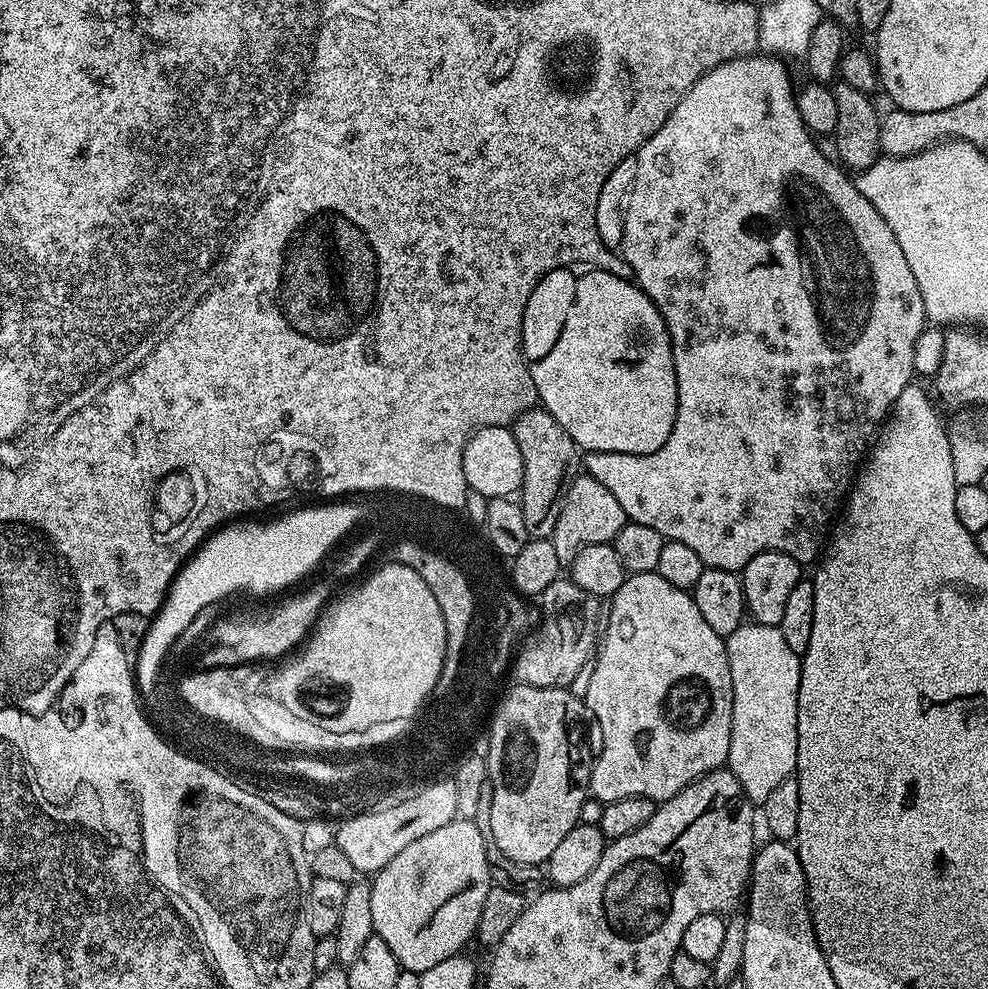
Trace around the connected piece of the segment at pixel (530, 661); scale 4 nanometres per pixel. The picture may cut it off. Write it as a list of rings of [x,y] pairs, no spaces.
[[[561,578],[546,586],[538,604],[538,623],[531,635],[519,645],[510,665],[511,675],[516,675],[514,680],[517,684],[568,688],[597,647],[598,629],[602,624],[601,601],[594,594],[583,592],[570,578]]]

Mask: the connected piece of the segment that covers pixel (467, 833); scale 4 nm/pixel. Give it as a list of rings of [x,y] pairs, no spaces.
[[[457,818],[446,822],[439,830],[410,842],[395,858],[390,858],[380,872],[371,877],[370,914],[374,918],[372,931],[394,950],[394,958],[406,972],[425,972],[446,958],[461,955],[468,940],[476,935],[478,918],[486,902],[486,894],[493,888],[492,868],[486,858],[489,841],[482,838],[475,819]]]

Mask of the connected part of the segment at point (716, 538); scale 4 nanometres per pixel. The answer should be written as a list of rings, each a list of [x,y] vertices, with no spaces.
[[[753,54],[737,60],[728,60],[725,64],[719,64],[716,68],[704,73],[702,78],[698,78],[698,82],[694,82],[690,86],[690,90],[686,90],[682,102],[678,102],[678,106],[674,106],[670,118],[666,118],[666,122],[662,122],[662,130],[658,130],[658,134],[651,136],[639,150],[626,157],[612,171],[610,178],[606,178],[606,182],[602,186],[602,194],[598,198],[598,213],[601,217],[618,211],[620,204],[624,204],[624,230],[619,251],[630,266],[632,280],[652,299],[654,306],[662,314],[662,318],[668,327],[672,353],[674,354],[674,374],[678,382],[678,410],[674,418],[674,430],[667,442],[658,450],[654,450],[650,454],[634,454],[633,456],[618,454],[617,452],[589,452],[582,460],[583,471],[592,476],[594,482],[602,482],[602,486],[606,486],[606,490],[610,490],[610,494],[614,494],[618,506],[622,506],[622,510],[631,523],[650,526],[650,530],[658,530],[658,534],[662,534],[665,540],[682,542],[684,545],[690,546],[690,550],[694,550],[694,554],[698,554],[698,558],[702,558],[702,562],[709,568],[721,568],[727,572],[735,573],[744,569],[750,562],[750,558],[754,558],[763,552],[790,554],[790,558],[794,558],[802,566],[808,566],[812,559],[815,561],[821,555],[822,545],[825,543],[823,528],[828,523],[830,523],[829,525],[833,523],[842,501],[849,495],[854,483],[854,469],[865,459],[870,448],[870,441],[883,425],[893,402],[898,398],[898,394],[902,394],[902,390],[906,390],[906,386],[913,383],[912,371],[916,368],[916,343],[920,340],[920,331],[923,330],[924,324],[926,325],[922,290],[918,290],[918,281],[914,279],[914,274],[906,262],[906,257],[902,255],[902,249],[898,246],[898,238],[894,238],[894,230],[890,230],[890,226],[886,226],[886,218],[882,218],[882,214],[878,214],[878,210],[874,210],[874,206],[870,202],[866,202],[864,195],[856,188],[855,179],[839,163],[833,162],[831,164],[827,154],[815,144],[817,141],[814,139],[813,133],[809,132],[808,127],[805,126],[798,114],[796,92],[794,87],[792,88],[792,80],[788,77],[788,68],[784,64],[787,63],[783,59],[774,56]]]

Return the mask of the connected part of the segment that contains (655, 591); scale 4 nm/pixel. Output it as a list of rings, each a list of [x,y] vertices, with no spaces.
[[[655,571],[629,575],[622,582],[620,589],[610,598],[610,604],[612,609],[609,612],[607,609],[606,623],[602,628],[602,643],[594,656],[594,674],[591,675],[590,688],[582,699],[587,711],[588,708],[592,711],[592,716],[600,727],[600,753],[595,753],[592,761],[588,790],[591,799],[598,800],[603,805],[618,802],[618,798],[635,796],[663,802],[674,798],[674,794],[678,794],[687,784],[693,784],[699,776],[705,776],[707,772],[715,772],[716,769],[723,768],[728,763],[730,726],[734,718],[734,682],[730,682],[728,645],[725,637],[714,634],[713,628],[706,623],[706,618],[702,618],[691,595],[683,588],[670,586],[670,582],[666,582],[666,578],[662,578]]]

